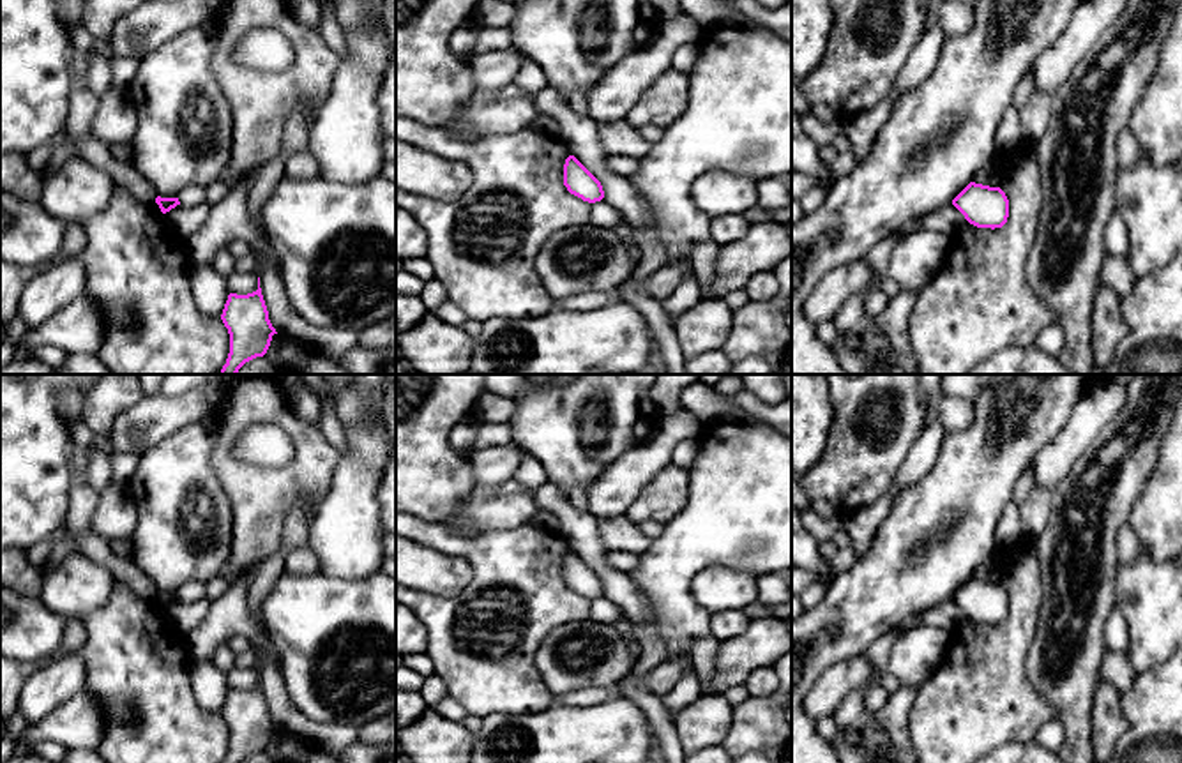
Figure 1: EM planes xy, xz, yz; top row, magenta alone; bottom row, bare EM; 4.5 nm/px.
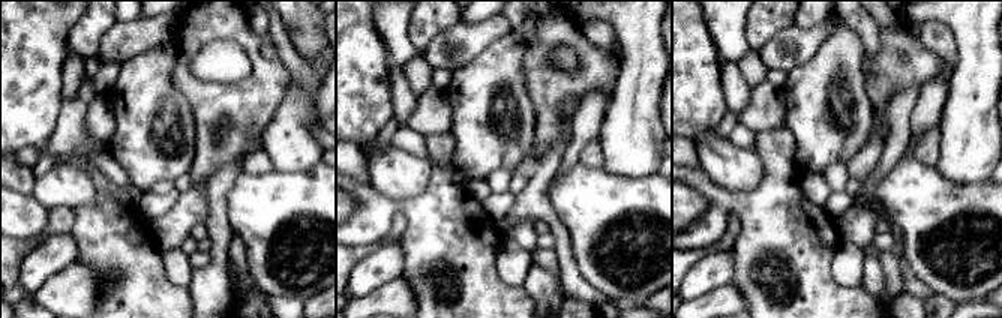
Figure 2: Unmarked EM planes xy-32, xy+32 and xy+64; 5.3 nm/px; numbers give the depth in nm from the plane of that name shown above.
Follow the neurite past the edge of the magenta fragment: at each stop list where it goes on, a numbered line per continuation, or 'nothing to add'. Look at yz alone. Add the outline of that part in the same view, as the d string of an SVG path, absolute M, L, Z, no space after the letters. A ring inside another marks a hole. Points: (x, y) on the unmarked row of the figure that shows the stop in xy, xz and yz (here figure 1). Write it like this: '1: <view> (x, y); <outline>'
nothing to add

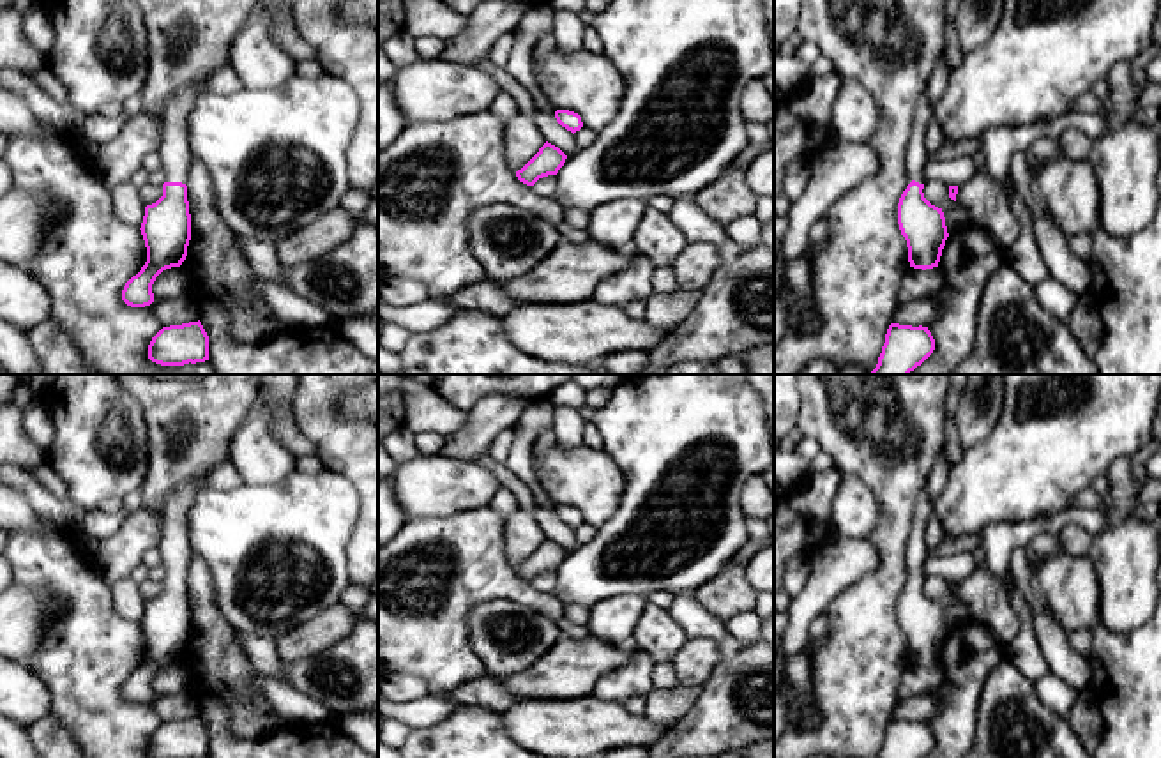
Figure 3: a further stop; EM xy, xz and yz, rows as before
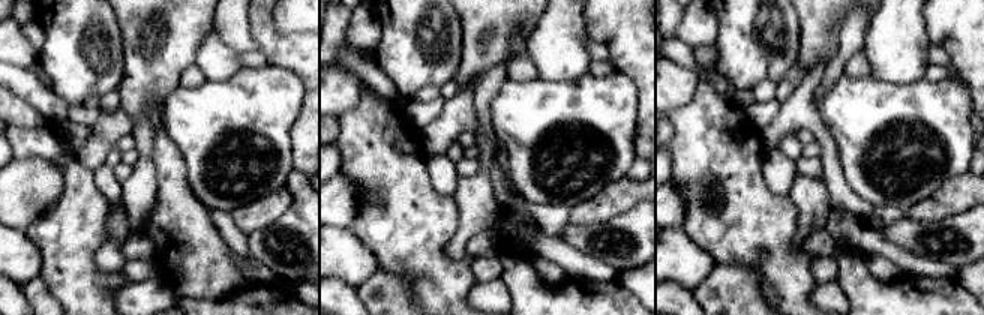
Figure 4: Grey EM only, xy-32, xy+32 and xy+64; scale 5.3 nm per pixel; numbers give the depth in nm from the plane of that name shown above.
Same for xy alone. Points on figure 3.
1: xy (175, 548); M189 481L178 486L163 507L163 539L157 544L161 564L166 569L164 578L187 576L193 548L187 537L187 512L198 495L198 486Z

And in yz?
1: yz (918, 550); M926 488L919 493L915 509L914 509L914 525L907 542L907 580L912 576L924 580L924 564L928 560L928 544L924 528L933 512L933 502Z

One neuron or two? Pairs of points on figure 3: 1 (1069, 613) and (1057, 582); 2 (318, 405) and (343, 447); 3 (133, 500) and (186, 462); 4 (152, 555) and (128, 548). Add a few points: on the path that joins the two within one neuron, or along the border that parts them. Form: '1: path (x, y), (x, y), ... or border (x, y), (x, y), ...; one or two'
1: path (1069, 606), (1069, 594), (1064, 589); one
2: path (318, 416), (318, 421), (333, 437); one
3: border (138, 492), (144, 504); two
4: border (156, 546), (140, 562); two

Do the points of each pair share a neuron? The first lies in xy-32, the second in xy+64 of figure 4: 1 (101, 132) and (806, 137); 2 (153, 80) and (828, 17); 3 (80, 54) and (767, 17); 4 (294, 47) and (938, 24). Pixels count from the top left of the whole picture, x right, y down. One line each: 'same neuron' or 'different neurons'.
1: different neurons
2: same neuron
3: same neuron
4: same neuron

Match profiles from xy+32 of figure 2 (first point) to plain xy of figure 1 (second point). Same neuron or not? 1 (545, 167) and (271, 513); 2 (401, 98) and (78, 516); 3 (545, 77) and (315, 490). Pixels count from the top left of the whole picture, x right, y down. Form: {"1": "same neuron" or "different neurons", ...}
{"1": "different neurons", "2": "same neuron", "3": "same neuron"}

